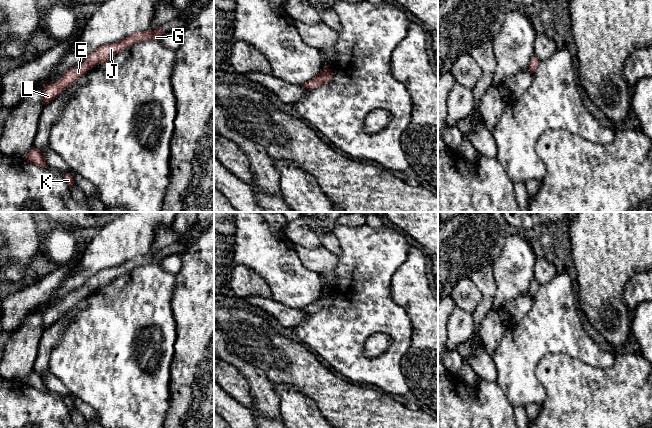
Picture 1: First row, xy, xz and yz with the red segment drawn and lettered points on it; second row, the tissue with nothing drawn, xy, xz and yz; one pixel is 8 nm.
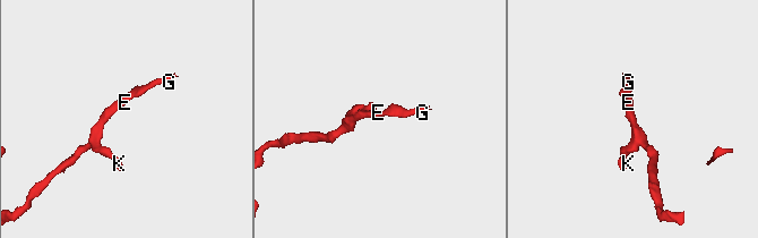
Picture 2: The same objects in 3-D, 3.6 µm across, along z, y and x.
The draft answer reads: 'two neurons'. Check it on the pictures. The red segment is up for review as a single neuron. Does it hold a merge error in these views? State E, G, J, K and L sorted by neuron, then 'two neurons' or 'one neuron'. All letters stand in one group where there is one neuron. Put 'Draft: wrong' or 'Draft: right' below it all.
groups E G J K L; one neuron
Draft: wrong

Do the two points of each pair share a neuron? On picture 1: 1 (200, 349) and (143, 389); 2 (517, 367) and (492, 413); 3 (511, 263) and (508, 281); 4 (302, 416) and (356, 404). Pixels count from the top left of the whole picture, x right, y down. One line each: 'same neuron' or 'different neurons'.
1: different neurons
2: different neurons
3: same neuron
4: different neurons

